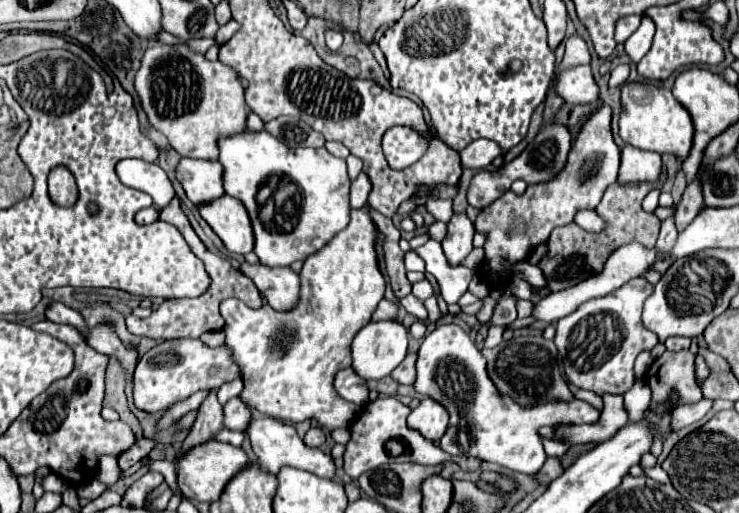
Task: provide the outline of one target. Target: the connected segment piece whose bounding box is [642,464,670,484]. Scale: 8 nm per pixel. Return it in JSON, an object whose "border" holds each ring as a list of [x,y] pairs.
{"border":[[[656,464],[652,468],[645,468],[642,466],[642,469],[646,476],[649,476],[658,483],[667,484],[670,482],[668,474],[662,469],[662,467],[659,464]]]}

